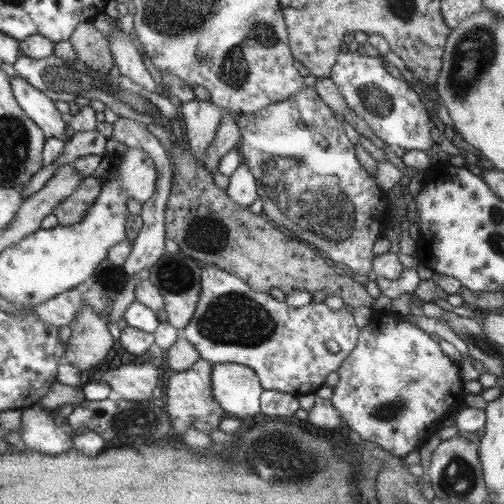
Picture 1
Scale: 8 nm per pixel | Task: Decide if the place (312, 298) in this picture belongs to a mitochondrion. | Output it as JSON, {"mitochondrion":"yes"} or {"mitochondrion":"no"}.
{"mitochondrion":"no"}

